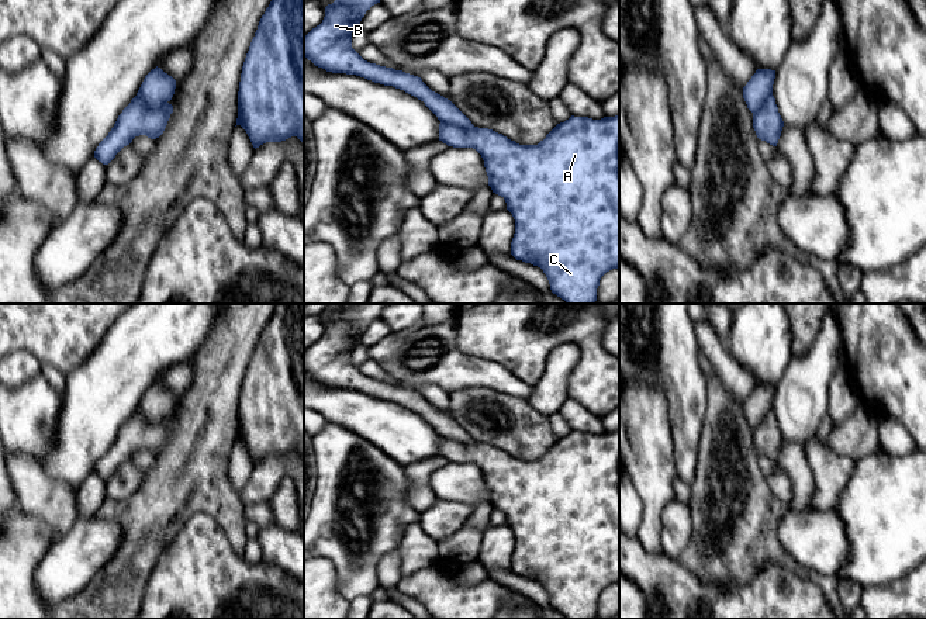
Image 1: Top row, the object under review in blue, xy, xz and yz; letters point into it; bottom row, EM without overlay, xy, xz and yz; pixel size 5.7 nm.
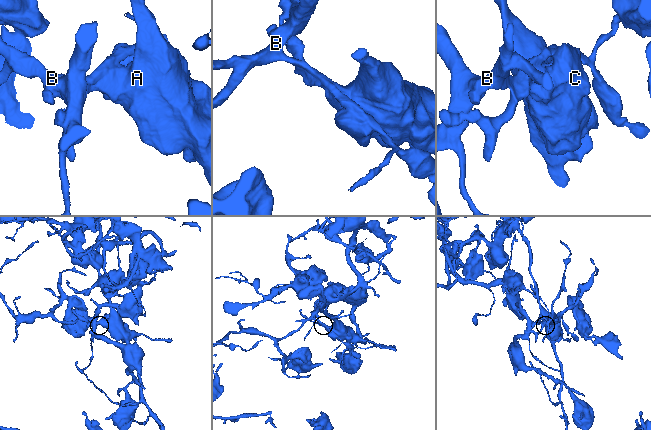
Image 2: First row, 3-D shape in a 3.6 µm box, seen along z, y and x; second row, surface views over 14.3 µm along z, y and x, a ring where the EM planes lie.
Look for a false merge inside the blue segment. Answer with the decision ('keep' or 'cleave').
cleave

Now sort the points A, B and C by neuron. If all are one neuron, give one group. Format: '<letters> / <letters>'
A C / B

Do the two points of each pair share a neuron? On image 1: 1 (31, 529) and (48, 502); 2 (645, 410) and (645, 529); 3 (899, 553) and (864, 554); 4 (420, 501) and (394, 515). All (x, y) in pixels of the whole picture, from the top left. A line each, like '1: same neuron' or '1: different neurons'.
1: different neurons
2: same neuron
3: same neuron
4: different neurons

